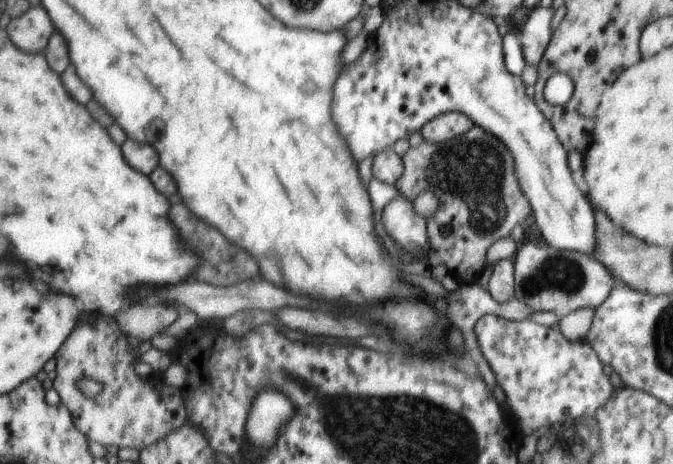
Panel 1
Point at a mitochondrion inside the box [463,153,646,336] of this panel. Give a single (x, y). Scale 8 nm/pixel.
(562, 275)

